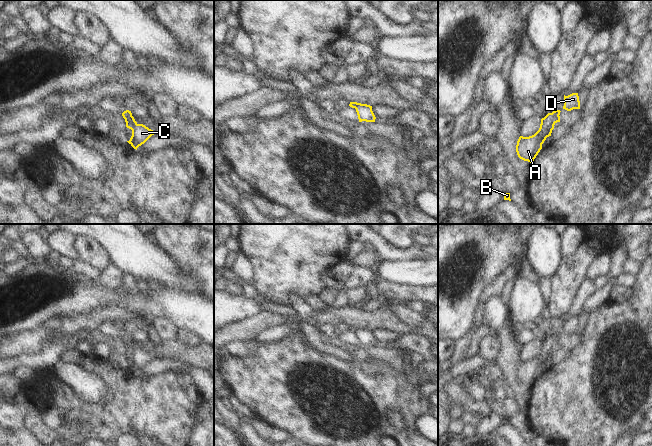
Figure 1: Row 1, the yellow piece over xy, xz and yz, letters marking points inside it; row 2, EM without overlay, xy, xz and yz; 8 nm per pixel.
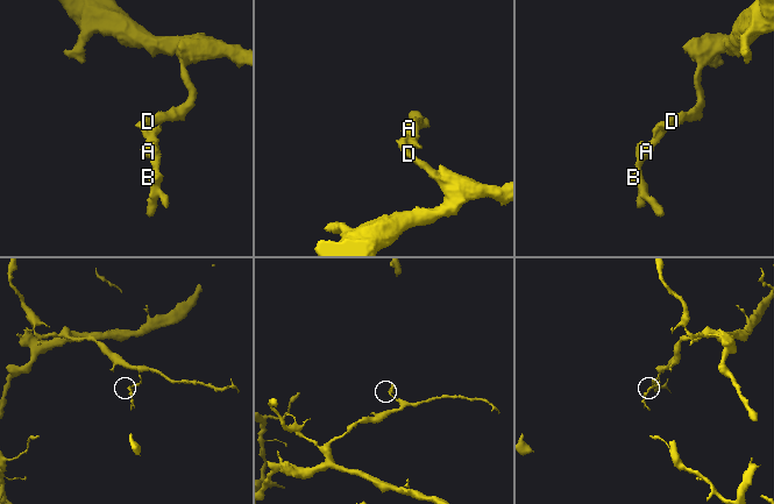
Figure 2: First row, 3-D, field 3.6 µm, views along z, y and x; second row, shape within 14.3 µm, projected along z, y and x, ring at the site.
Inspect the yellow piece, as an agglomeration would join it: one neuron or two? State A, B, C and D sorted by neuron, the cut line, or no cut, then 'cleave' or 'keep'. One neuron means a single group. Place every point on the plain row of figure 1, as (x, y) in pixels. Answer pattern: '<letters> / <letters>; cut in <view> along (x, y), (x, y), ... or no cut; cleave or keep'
A B C / D; cut in xy along (134, 343), (130, 352); cleave

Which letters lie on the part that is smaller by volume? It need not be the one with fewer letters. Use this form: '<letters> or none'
A, B, C

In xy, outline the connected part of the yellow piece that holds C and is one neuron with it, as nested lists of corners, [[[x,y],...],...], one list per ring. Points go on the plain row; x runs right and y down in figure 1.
[[[135,344],[131,354],[132,360],[127,366],[136,374],[139,370],[144,368],[152,359],[154,359],[153,354],[149,353],[143,348],[138,348]]]

